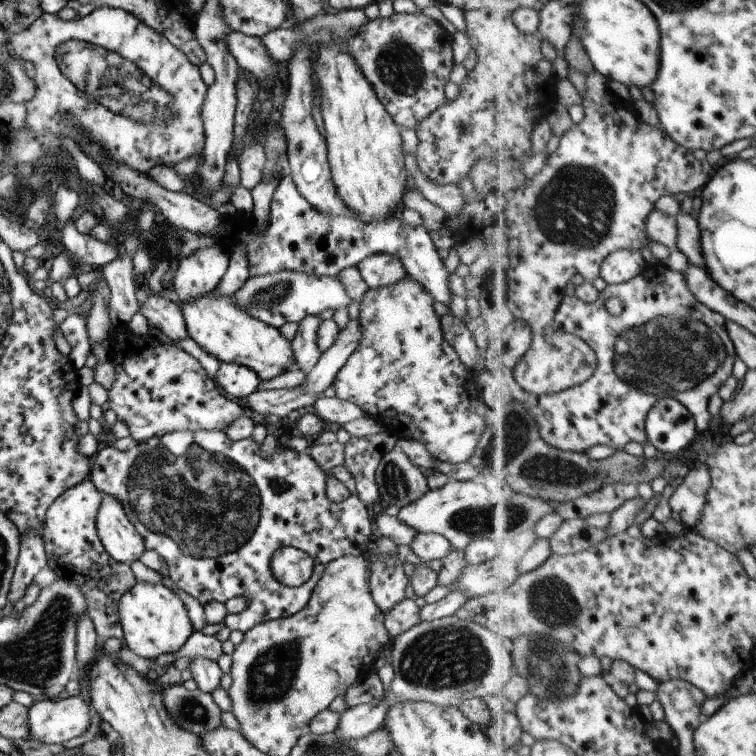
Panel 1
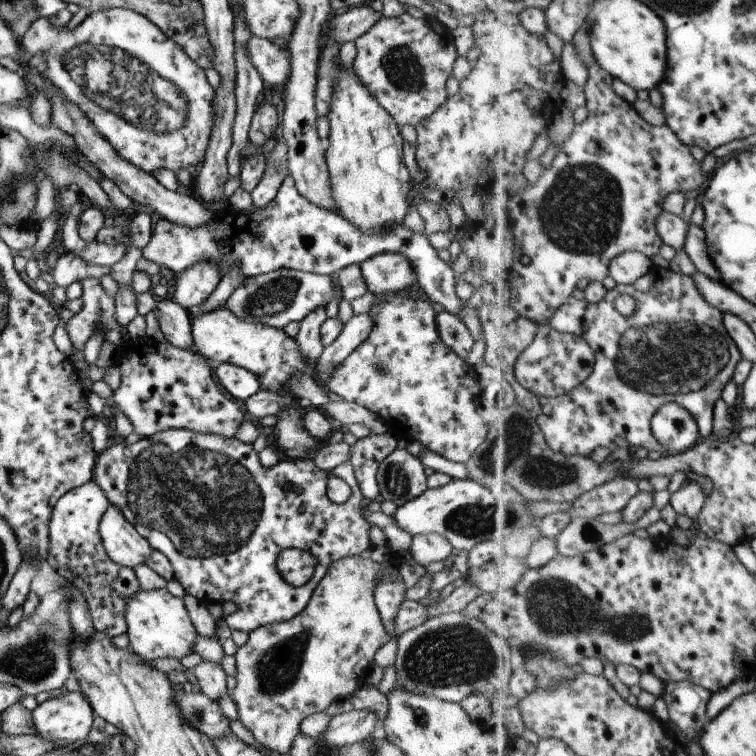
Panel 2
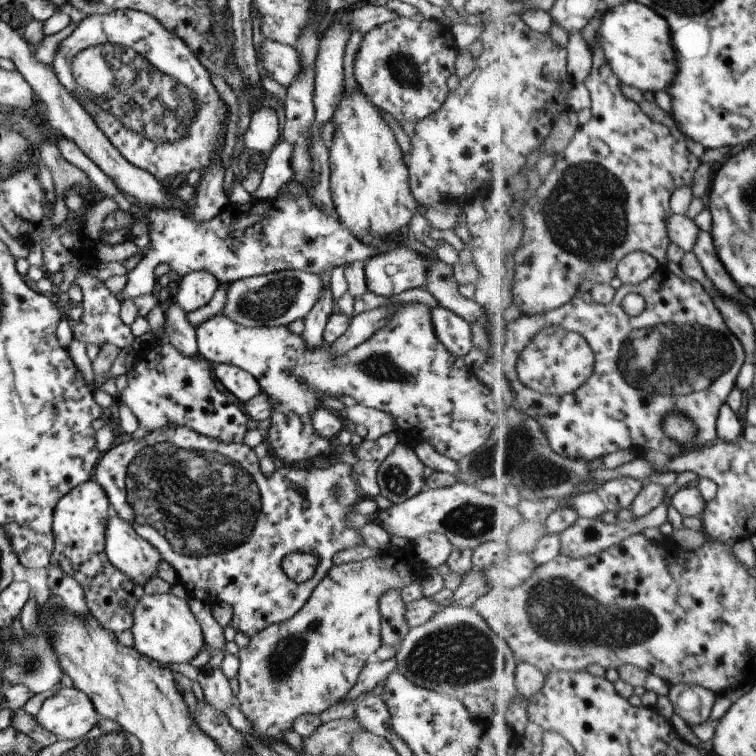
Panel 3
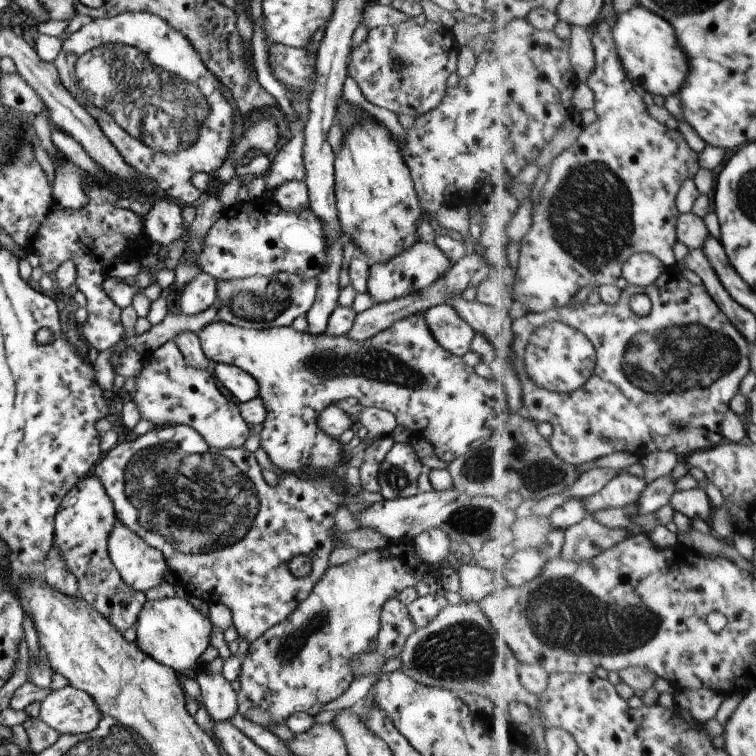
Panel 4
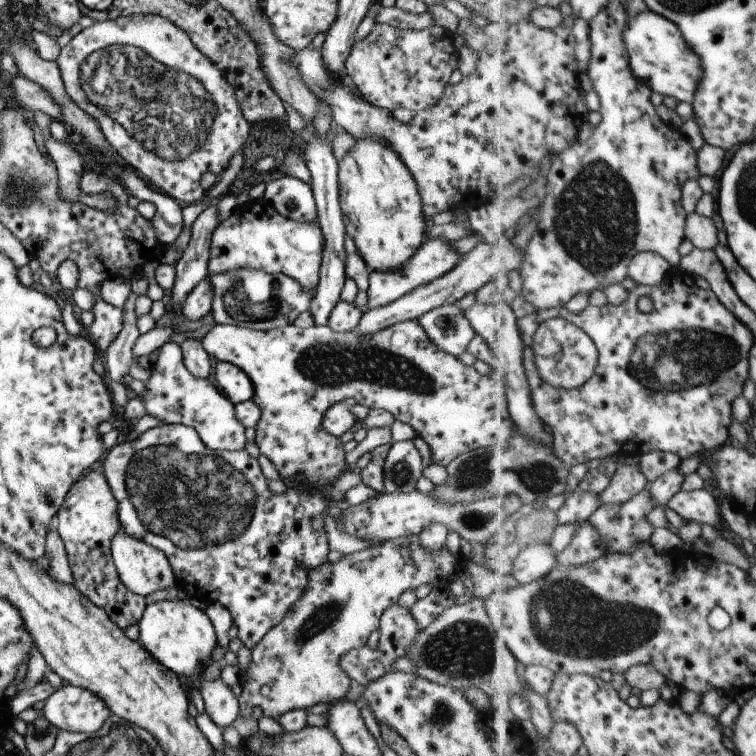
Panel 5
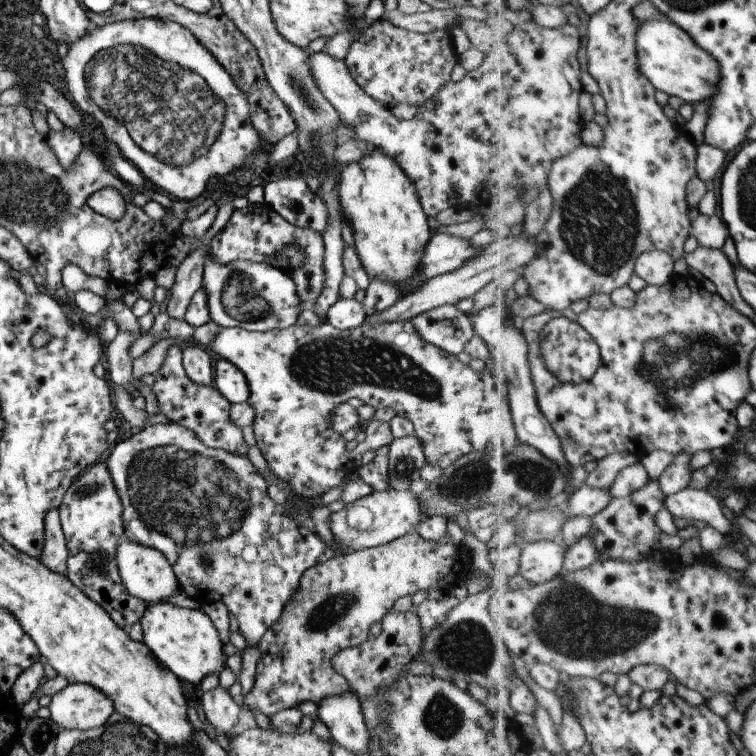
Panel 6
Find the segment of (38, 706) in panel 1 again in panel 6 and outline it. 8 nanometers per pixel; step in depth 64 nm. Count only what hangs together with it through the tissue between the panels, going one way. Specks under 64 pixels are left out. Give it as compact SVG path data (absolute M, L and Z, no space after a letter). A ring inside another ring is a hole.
M72 682L51 697L50 719L61 729L98 728L115 711L114 702L90 684Z

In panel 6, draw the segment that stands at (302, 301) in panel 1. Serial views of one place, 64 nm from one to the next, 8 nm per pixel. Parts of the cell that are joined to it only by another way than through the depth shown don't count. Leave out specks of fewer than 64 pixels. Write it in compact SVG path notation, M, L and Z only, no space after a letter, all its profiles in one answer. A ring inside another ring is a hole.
M209 250L202 274L202 288L208 296L211 320L218 326L240 327L249 331L266 331L288 328L296 323L302 310L302 300L295 291L290 274L268 263L234 260L230 264L218 264Z

